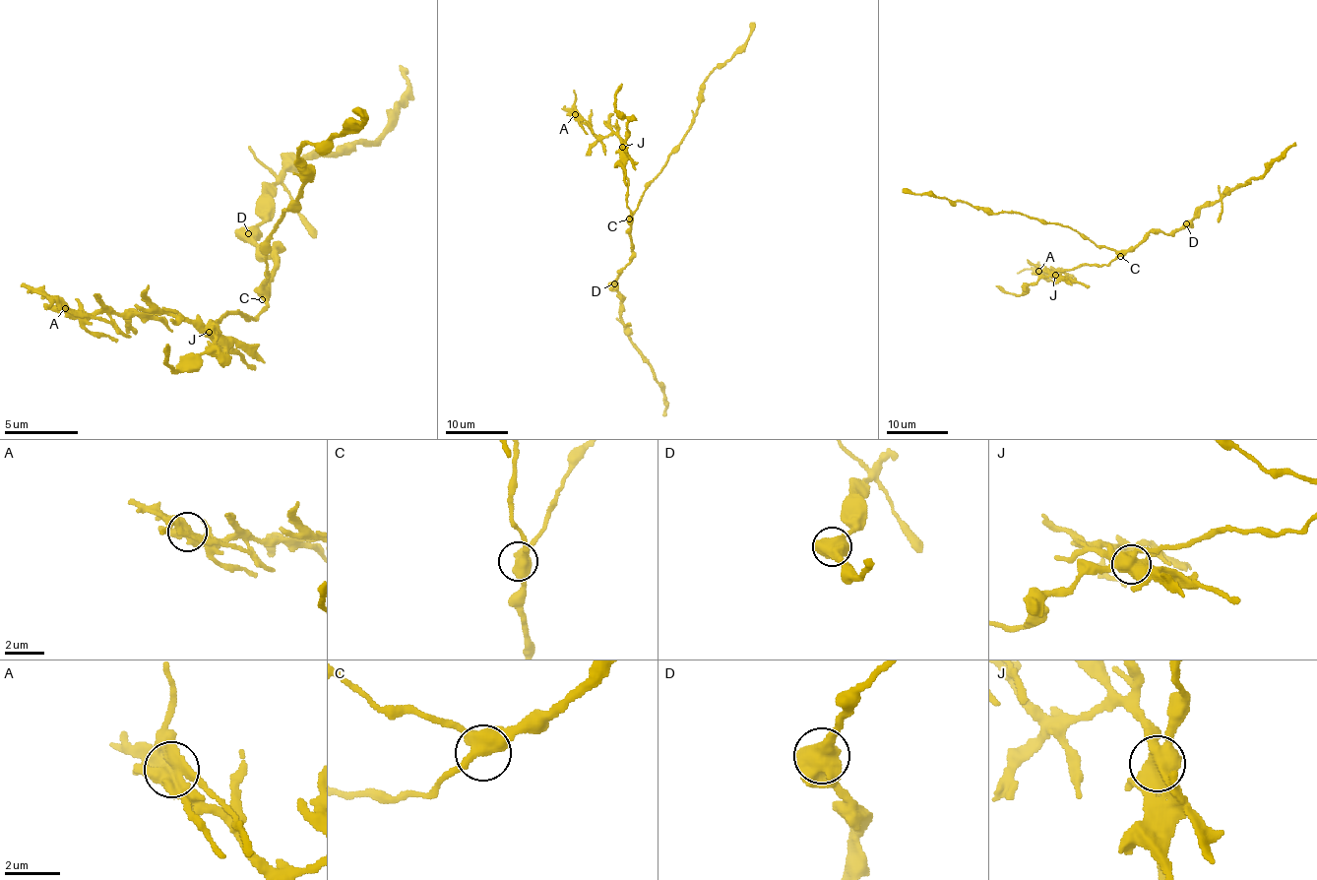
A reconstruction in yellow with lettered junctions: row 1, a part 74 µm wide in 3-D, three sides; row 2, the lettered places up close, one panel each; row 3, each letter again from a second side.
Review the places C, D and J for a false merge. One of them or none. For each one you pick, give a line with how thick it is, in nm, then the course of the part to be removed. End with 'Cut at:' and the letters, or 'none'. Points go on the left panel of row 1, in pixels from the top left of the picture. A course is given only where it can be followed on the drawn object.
J: 600 nm | (210, 333), (203, 332), (174, 312), (79, 312), (54, 302), (43, 308)
Cut at: J

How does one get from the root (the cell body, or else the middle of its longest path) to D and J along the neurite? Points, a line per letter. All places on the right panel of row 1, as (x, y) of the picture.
D: (1116, 251), (1135, 248), (1151, 232), (1172, 234), (1186, 223)
J: (1116, 251), (1116, 257), (1106, 265), (1081, 264), (1058, 271), (1054, 276)

